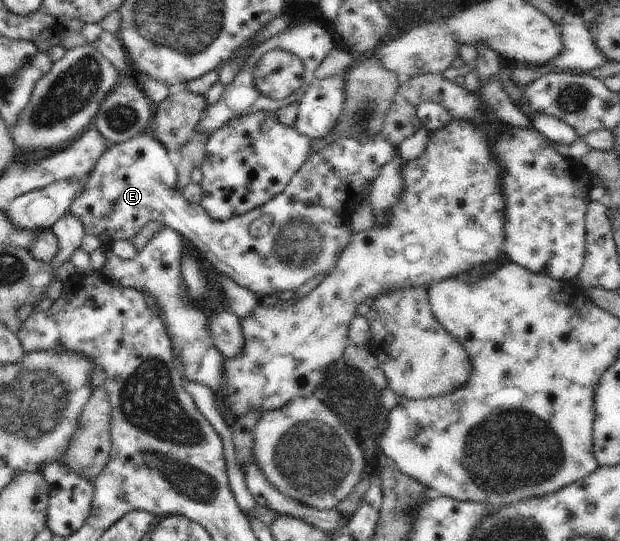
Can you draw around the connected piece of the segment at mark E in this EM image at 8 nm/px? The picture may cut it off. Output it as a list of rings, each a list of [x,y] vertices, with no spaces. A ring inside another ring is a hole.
[[[147,132],[117,144],[109,144],[83,183],[81,194],[69,205],[67,213],[80,219],[84,231],[99,237],[104,248],[110,247],[115,241],[132,241],[149,221],[162,222],[190,239],[214,269],[253,291],[261,299],[264,295],[296,291],[315,275],[335,268],[339,255],[351,240],[350,215],[362,200],[363,187],[372,183],[379,176],[382,166],[398,153],[398,149],[382,133],[364,142],[348,136],[341,137],[308,157],[286,189],[268,203],[244,215],[219,222],[213,220],[200,204],[187,205],[182,192],[176,189],[177,167],[170,162],[167,151],[162,142]]]

